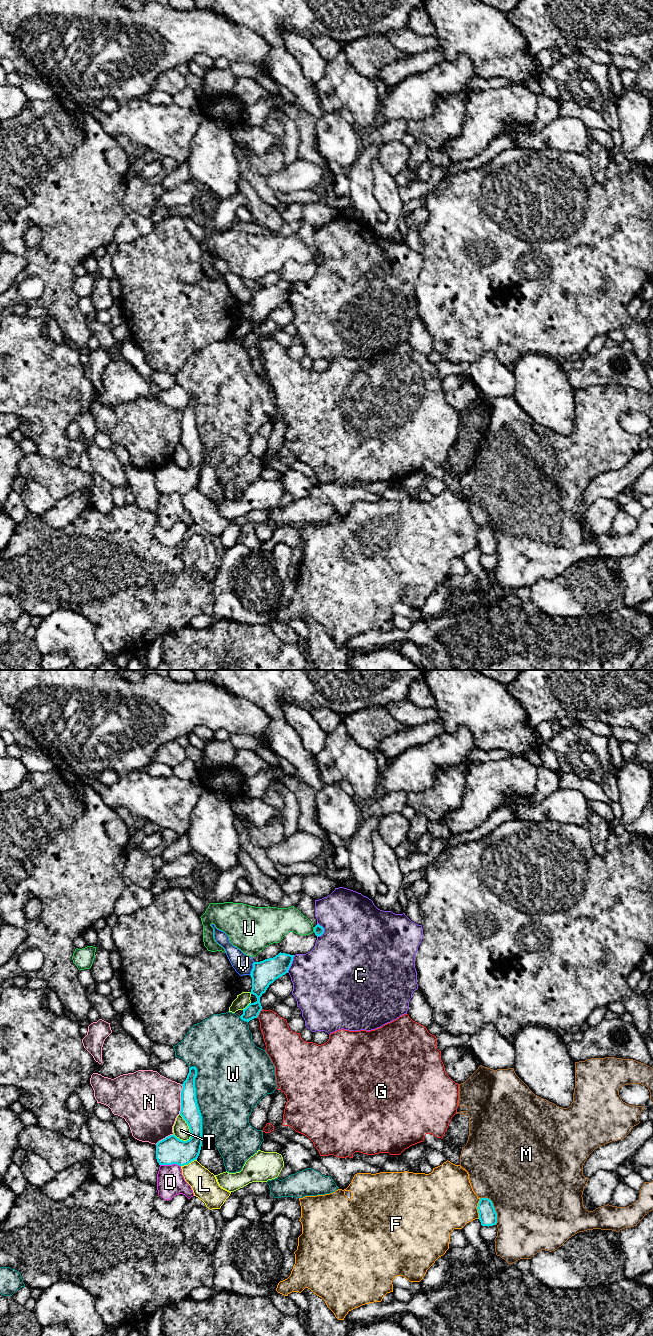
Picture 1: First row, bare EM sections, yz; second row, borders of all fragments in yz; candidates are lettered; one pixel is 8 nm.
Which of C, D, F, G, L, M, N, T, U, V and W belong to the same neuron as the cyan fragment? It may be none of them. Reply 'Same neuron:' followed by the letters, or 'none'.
Same neuron: none

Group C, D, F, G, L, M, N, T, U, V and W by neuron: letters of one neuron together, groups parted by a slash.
C / D / F / G / L / M / N / T / U / V / W

